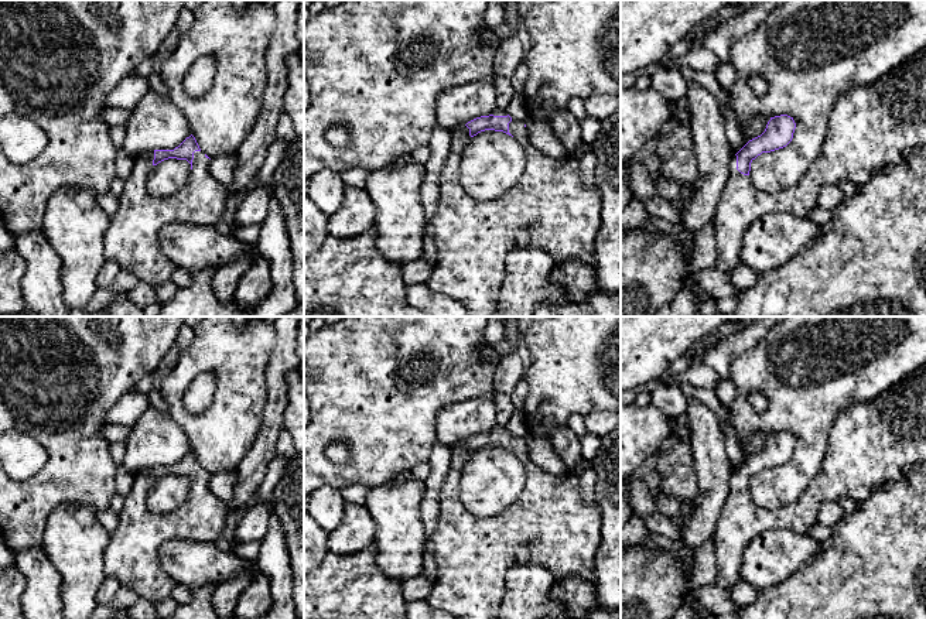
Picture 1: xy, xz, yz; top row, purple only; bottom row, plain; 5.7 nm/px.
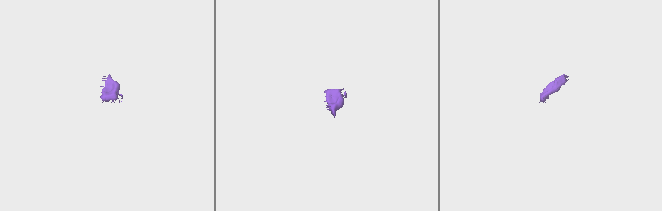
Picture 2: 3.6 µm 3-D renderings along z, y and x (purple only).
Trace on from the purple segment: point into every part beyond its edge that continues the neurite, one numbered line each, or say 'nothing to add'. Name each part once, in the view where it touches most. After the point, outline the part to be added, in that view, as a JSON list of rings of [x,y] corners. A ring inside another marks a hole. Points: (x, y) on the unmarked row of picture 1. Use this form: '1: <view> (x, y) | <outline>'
1: yz (872, 443) | [[[926,365],[916,369],[874,400],[850,406],[838,413],[827,438],[827,451],[817,476],[802,496],[778,509],[758,507],[749,492],[737,486],[737,472],[728,479],[728,493],[714,527],[717,560],[717,585],[729,591],[744,582],[741,577],[742,554],[761,533],[786,529],[807,534],[819,523],[819,510],[826,502],[838,502],[848,496],[862,502],[878,485],[899,481],[906,469],[926,462]]]

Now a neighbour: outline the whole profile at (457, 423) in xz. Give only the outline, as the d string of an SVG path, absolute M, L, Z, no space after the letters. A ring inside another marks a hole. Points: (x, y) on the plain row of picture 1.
M491 391L443 408L437 417L437 441L452 448L476 434L492 431L496 425Z

